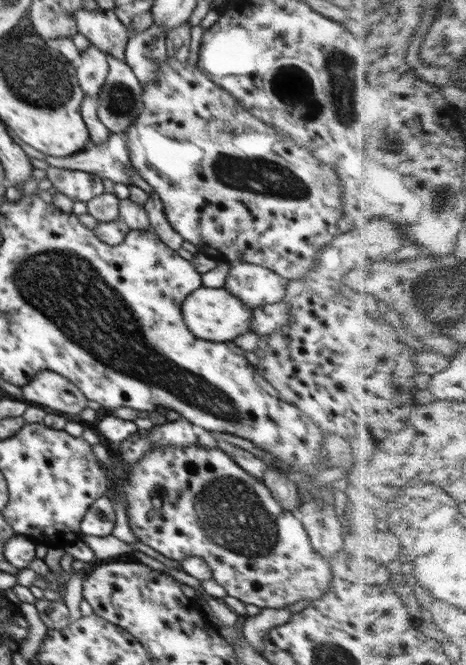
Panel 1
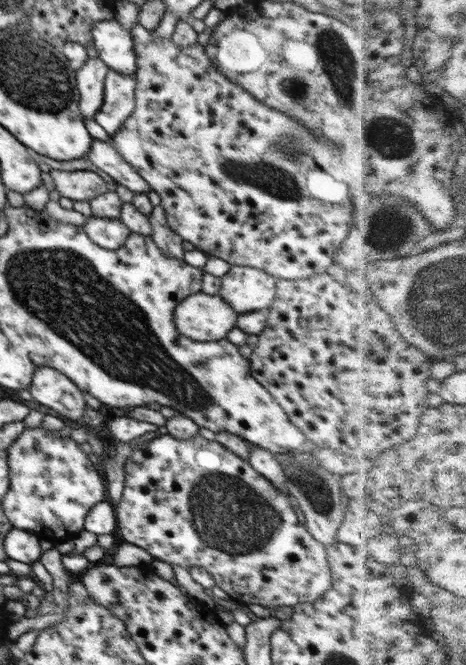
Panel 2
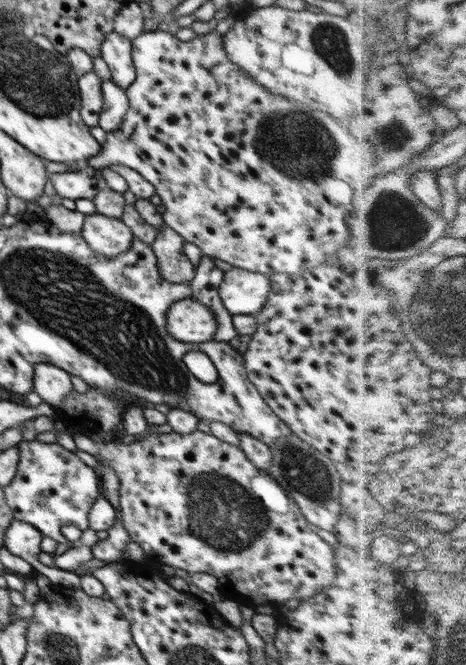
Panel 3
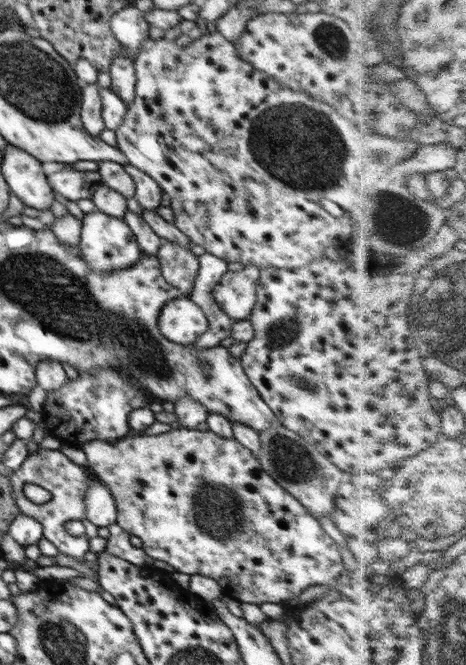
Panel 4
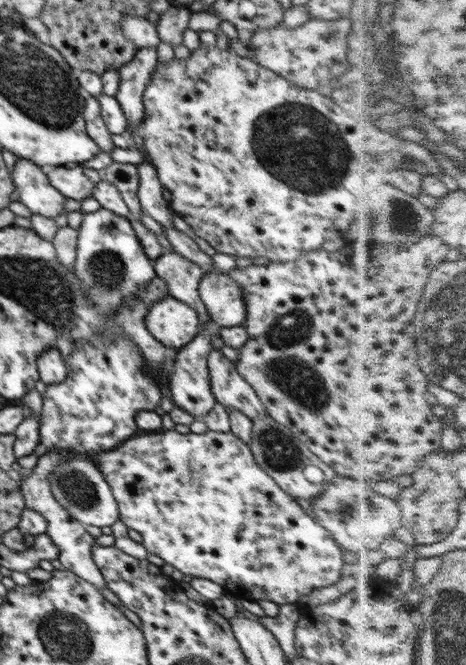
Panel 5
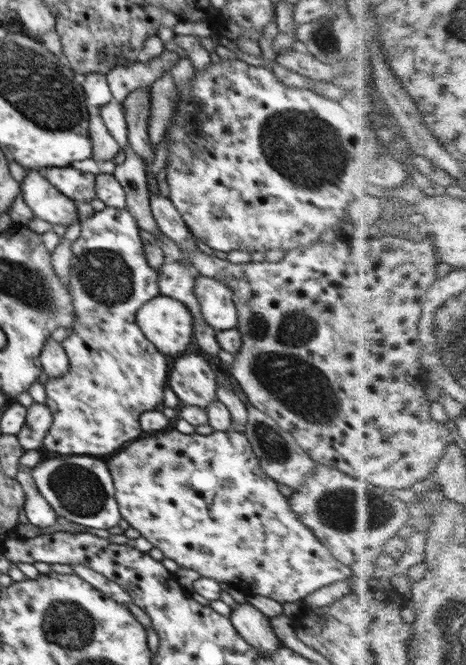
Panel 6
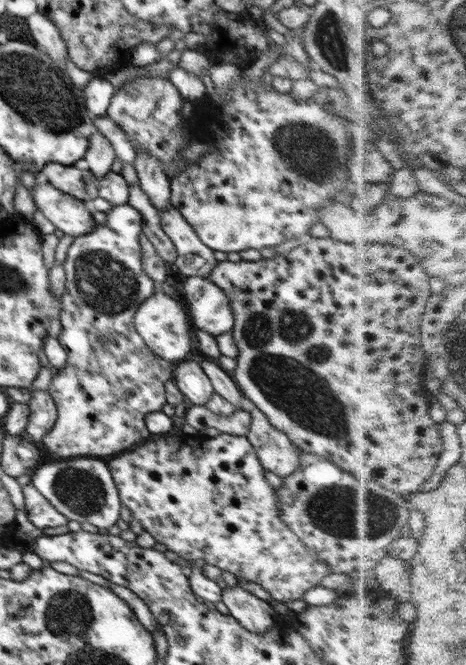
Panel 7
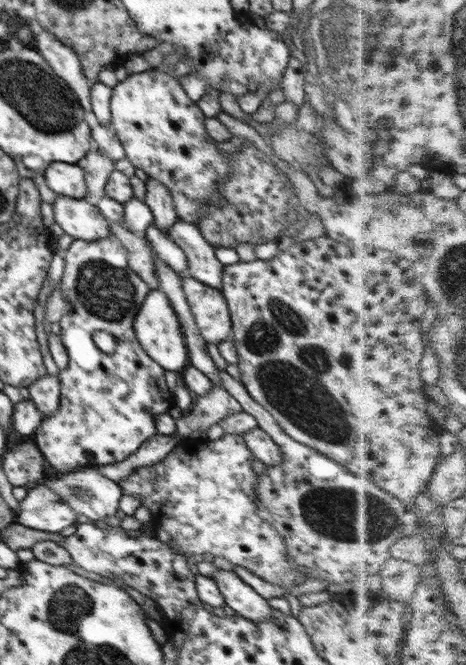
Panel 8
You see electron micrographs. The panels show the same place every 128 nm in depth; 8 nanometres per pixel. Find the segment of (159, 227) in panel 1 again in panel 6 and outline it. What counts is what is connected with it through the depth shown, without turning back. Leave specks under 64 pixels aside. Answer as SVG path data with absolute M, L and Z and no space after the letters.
M179 261L164 263L158 270L159 294L183 302L193 314L193 338L198 341L200 352L218 355L221 348L214 330L202 316L200 305L193 288L200 274L192 265L182 265Z

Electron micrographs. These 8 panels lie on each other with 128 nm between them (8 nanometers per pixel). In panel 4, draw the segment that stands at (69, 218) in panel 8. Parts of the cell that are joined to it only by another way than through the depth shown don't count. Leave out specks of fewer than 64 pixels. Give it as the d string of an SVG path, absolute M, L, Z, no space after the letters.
M7 146L2 161L2 174L12 196L36 210L50 209L55 200L54 190L42 171L41 162L20 148Z

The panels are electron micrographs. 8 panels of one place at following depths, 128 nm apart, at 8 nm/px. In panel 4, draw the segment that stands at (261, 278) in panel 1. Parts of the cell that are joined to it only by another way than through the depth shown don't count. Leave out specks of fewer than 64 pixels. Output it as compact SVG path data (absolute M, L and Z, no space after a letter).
M254 264L242 271L225 272L211 290L216 304L235 321L248 319L257 301L260 276L261 268Z

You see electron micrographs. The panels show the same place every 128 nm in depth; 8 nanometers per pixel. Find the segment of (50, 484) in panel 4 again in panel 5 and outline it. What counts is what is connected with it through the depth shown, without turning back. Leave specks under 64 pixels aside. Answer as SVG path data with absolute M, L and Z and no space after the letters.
M46 453L39 457L37 465L32 469L31 474L20 480L24 500L26 501L25 505L29 509L42 513L42 516L48 521L45 533L58 546L59 560L62 566L74 575L90 582L97 589L106 589L106 582L104 582L104 578L100 574L100 569L92 561L92 546L94 546L95 538L86 531L85 525L72 518L71 514L63 506L60 506L60 503L51 493L47 474L56 470L56 465L59 465L62 461L64 460L60 459L58 453Z

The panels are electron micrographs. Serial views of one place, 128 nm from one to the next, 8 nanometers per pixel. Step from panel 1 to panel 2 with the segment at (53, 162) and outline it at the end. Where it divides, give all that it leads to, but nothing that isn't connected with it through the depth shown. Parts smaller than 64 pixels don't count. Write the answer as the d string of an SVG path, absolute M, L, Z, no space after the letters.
M94 139L85 158L90 160L96 168L109 174L118 184L126 186L128 190L134 193L150 192L151 186L116 151L112 140L103 142Z

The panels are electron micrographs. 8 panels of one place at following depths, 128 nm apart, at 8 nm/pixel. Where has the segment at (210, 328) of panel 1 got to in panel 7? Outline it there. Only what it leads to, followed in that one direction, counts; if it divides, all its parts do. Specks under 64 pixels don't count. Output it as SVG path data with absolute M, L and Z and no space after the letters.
M156 285L154 292L136 310L133 325L150 351L164 361L184 362L184 358L188 356L193 330L188 309L182 299L167 295L159 285Z

